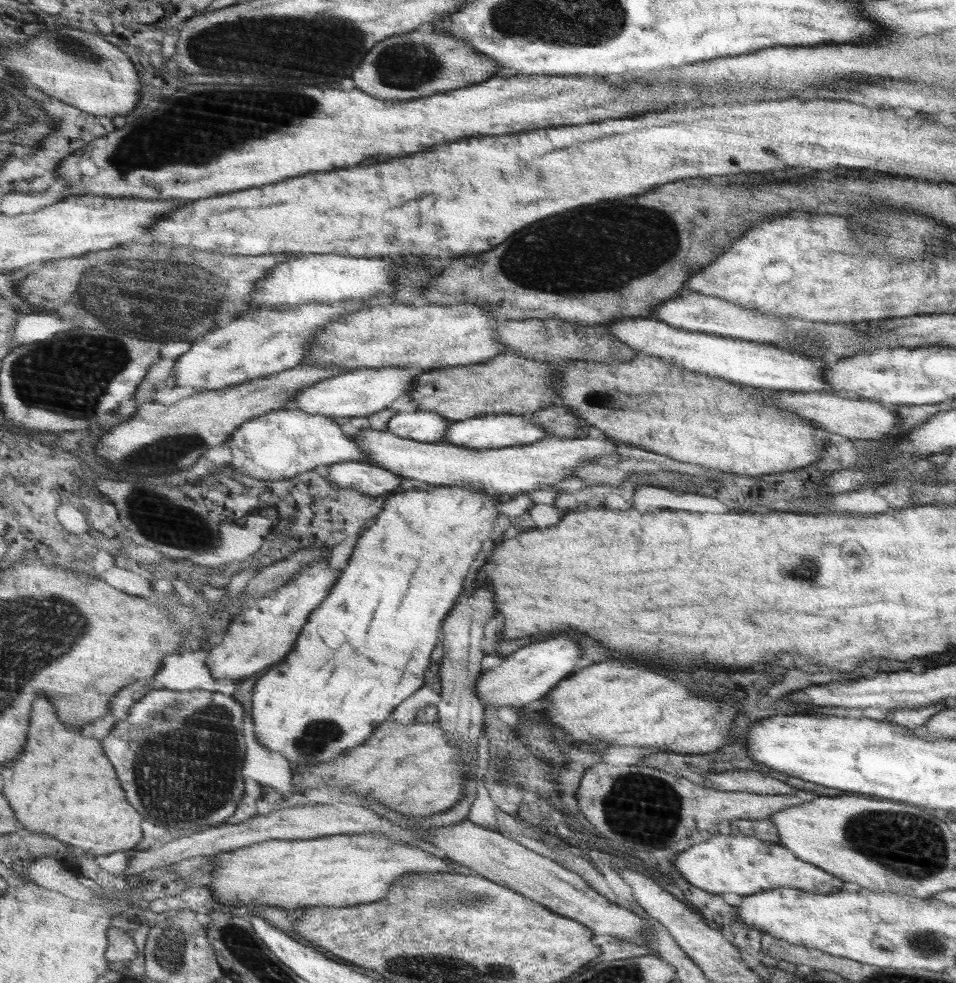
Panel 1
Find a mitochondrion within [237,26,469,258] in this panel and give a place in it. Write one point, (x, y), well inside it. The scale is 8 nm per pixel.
(408, 64)

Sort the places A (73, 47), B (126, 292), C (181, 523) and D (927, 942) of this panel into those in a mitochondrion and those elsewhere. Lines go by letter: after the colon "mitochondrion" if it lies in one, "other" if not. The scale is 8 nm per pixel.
A: mitochondrion
B: mitochondrion
C: mitochondrion
D: mitochondrion

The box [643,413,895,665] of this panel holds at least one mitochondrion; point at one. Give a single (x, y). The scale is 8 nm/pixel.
(816, 568)

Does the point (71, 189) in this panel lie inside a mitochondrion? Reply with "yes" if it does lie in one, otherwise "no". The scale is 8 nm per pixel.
no

